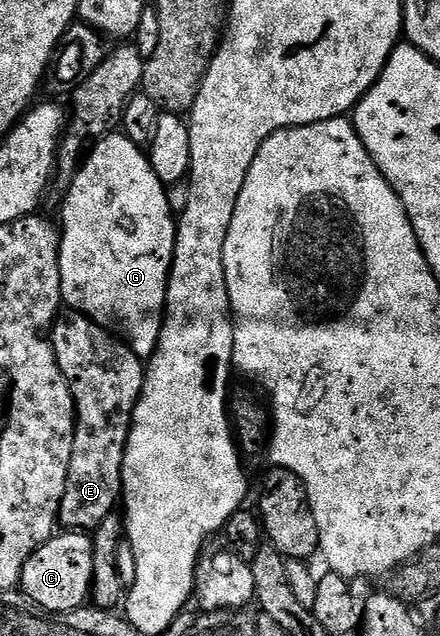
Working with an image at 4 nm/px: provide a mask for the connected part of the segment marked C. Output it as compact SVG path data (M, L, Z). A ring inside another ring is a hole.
M60 532L51 538L42 548L26 560L20 573L19 589L33 607L49 614L69 614L71 610L81 609L89 601L92 593L92 573L94 572L94 547L92 539L84 532Z

